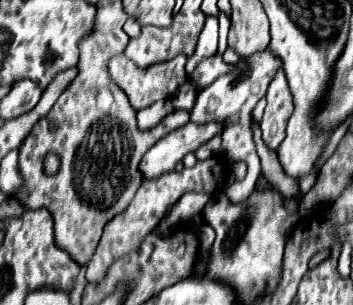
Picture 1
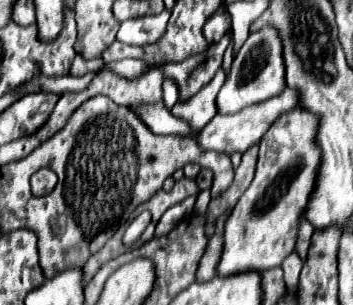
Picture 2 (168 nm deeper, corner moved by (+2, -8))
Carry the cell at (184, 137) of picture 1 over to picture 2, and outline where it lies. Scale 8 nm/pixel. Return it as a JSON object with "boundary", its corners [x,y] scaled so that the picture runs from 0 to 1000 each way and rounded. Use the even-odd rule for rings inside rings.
{"boundary":[[[805,289],[805,302],[793,302],[788,315],[771,315],[765,328],[742,334],[742,341],[720,341],[703,348],[669,374],[612,374],[567,433],[561,433],[561,472],[578,492],[612,492],[612,498],[635,498],[635,505],[657,505],[657,498],[697,498],[703,485],[714,485],[720,472],[737,466],[737,452],[754,439],[754,426],[810,367],[827,367],[833,354],[850,348],[850,302],[833,289]]]}

